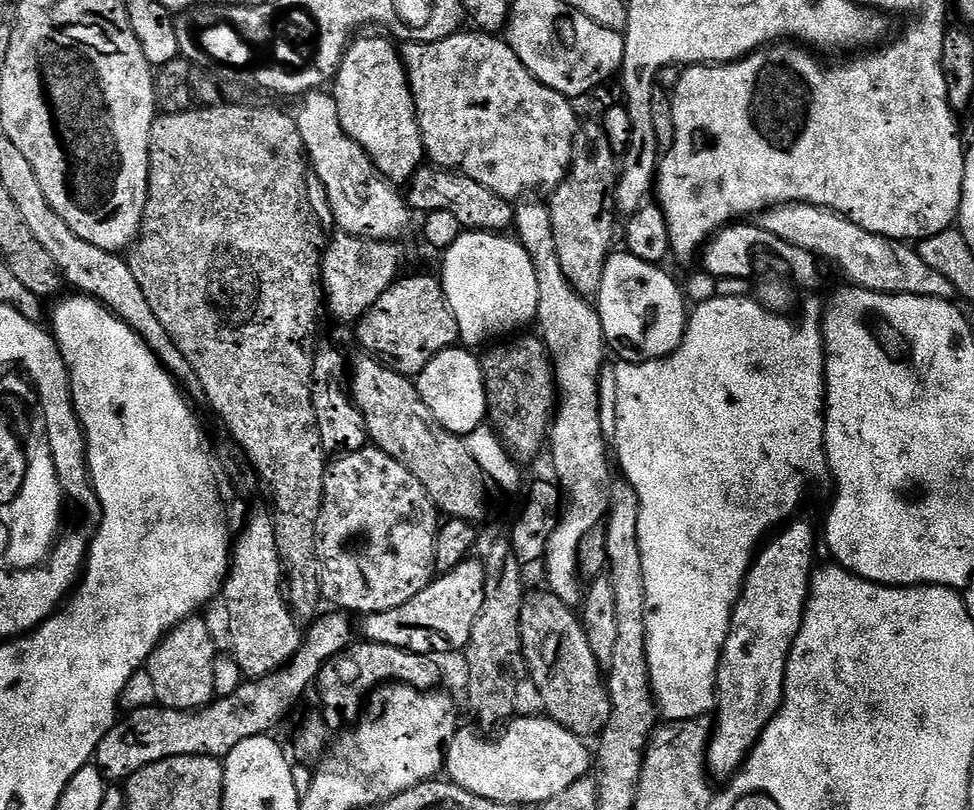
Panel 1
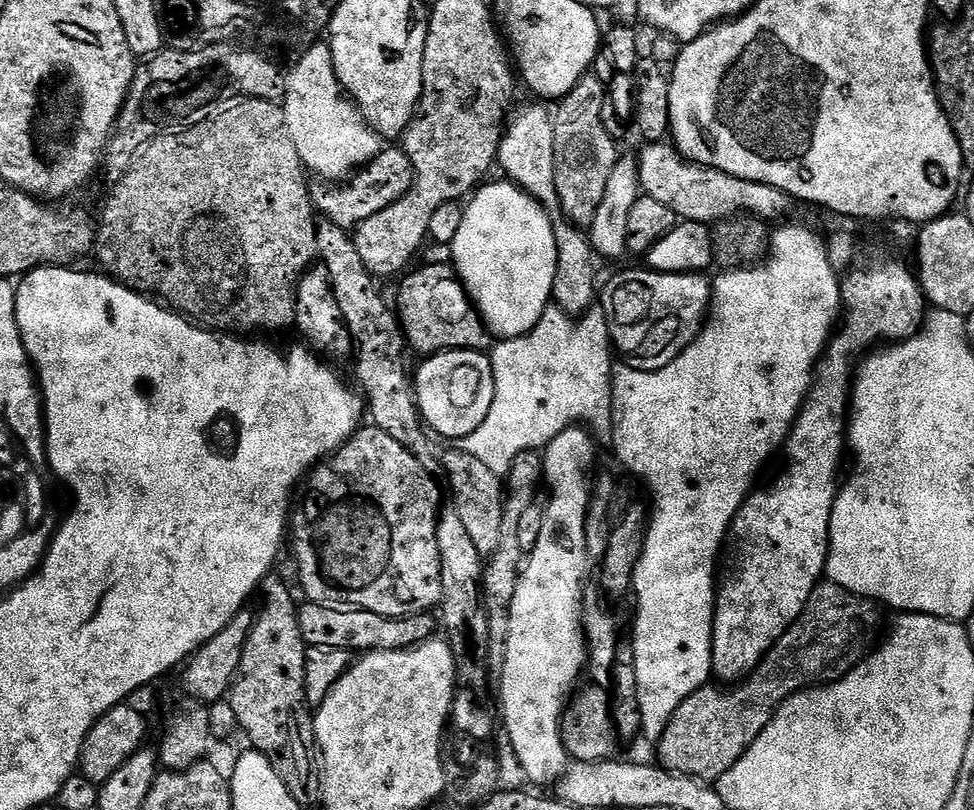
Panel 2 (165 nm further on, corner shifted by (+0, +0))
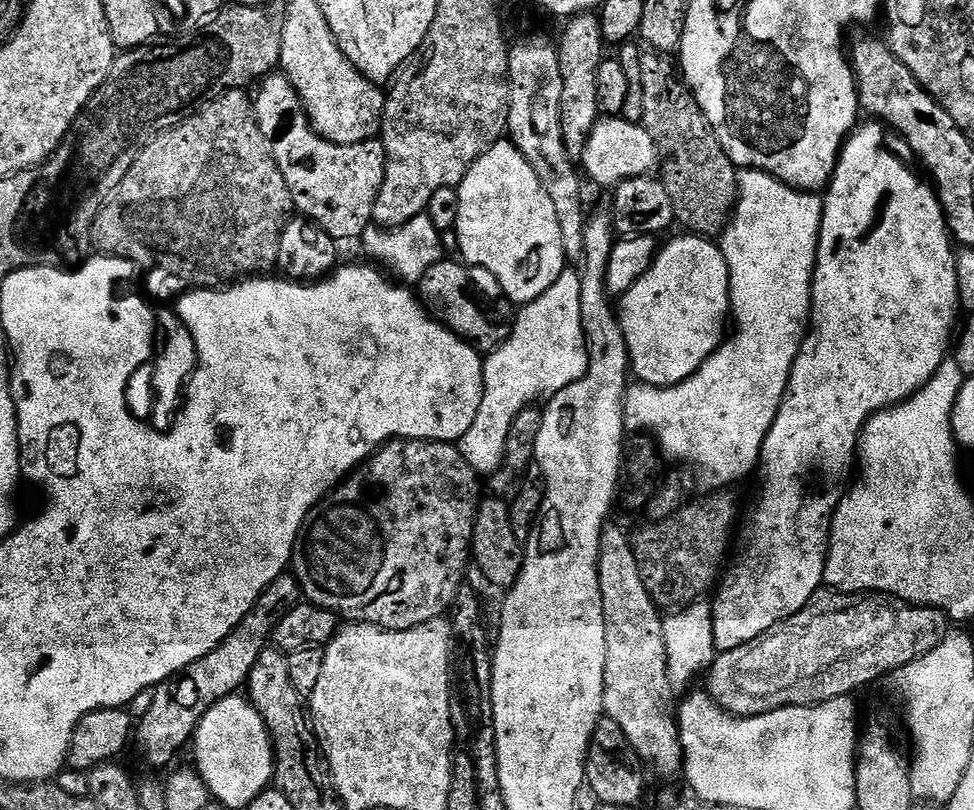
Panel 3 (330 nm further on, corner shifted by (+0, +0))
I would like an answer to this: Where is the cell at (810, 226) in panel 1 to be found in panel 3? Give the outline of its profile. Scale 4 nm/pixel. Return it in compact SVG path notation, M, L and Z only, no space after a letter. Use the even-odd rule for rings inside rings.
M601 118L596 121L588 144L584 148L582 168L596 184L607 190L630 178L638 178L655 173L658 168L658 153L654 138L644 128L643 123L623 118Z

